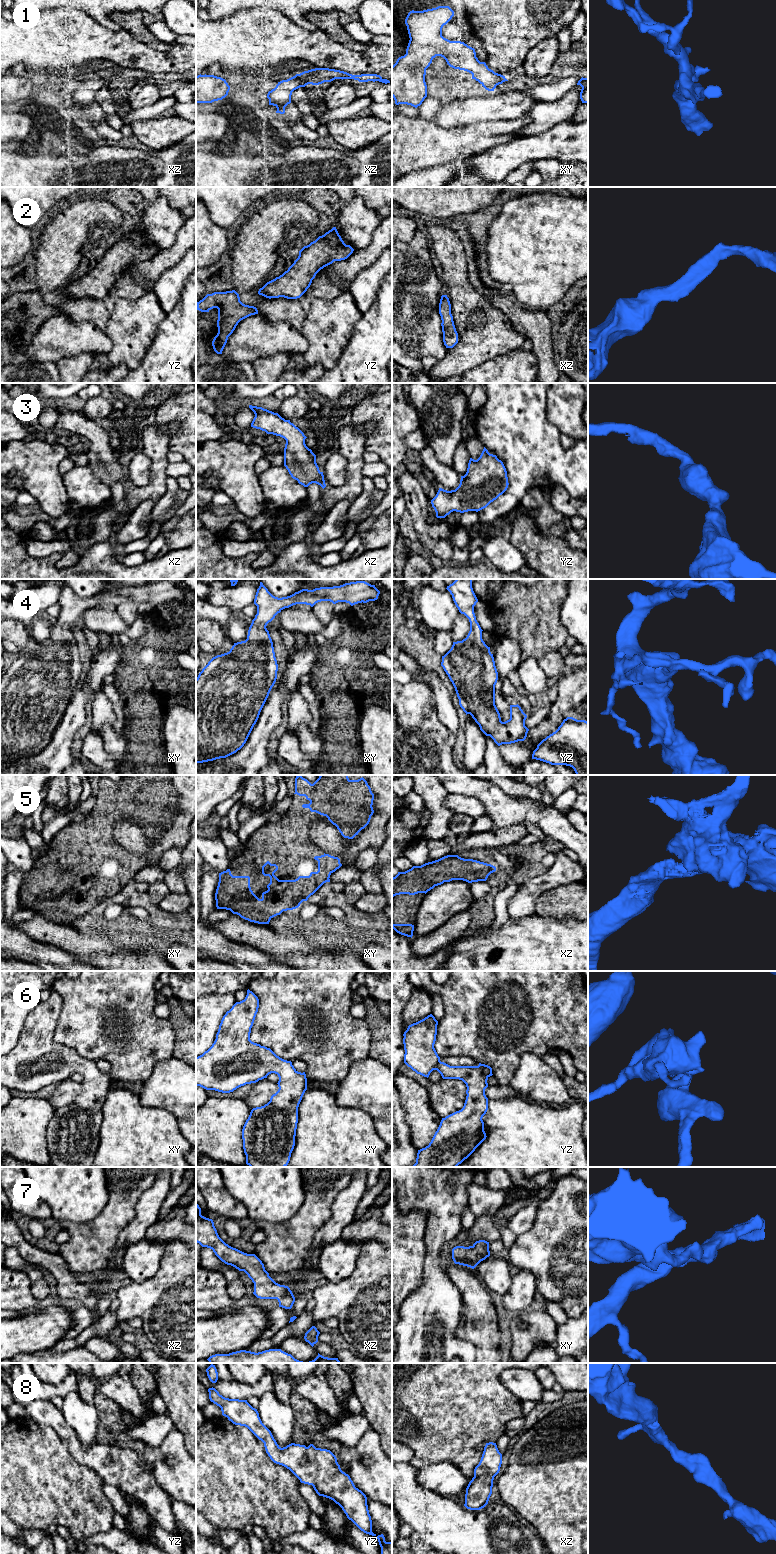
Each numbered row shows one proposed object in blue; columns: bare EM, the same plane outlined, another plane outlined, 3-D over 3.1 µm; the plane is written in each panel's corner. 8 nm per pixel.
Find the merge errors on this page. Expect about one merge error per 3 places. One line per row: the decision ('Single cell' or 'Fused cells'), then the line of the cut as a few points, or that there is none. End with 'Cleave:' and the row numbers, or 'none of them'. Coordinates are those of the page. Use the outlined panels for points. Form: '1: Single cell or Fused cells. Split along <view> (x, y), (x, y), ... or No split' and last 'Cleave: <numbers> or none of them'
1: Single cell. No split
2: Single cell. No split
3: Single cell. No split
4: Single cell. No split
5: Single cell. No split
6: Single cell. No split
7: Single cell. No split
8: Single cell. No split
Cleave: none of them

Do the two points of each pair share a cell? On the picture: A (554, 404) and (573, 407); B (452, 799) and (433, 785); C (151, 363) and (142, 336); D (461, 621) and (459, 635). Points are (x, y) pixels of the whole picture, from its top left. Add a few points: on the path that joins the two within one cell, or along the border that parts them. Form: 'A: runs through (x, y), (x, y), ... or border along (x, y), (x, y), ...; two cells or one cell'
A: runs through (559, 404), (564, 404), (568, 407); one cell
B: border along (447, 793), (444, 804), (454, 812); two cells
C: border along (157, 330), (154, 341), (146, 356), (133, 370); two cells
D: runs through (461, 624), (460, 632); one cell

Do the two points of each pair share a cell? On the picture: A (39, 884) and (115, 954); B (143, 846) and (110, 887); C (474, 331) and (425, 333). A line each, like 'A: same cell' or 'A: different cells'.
A: different cells
B: different cells
C: different cells

